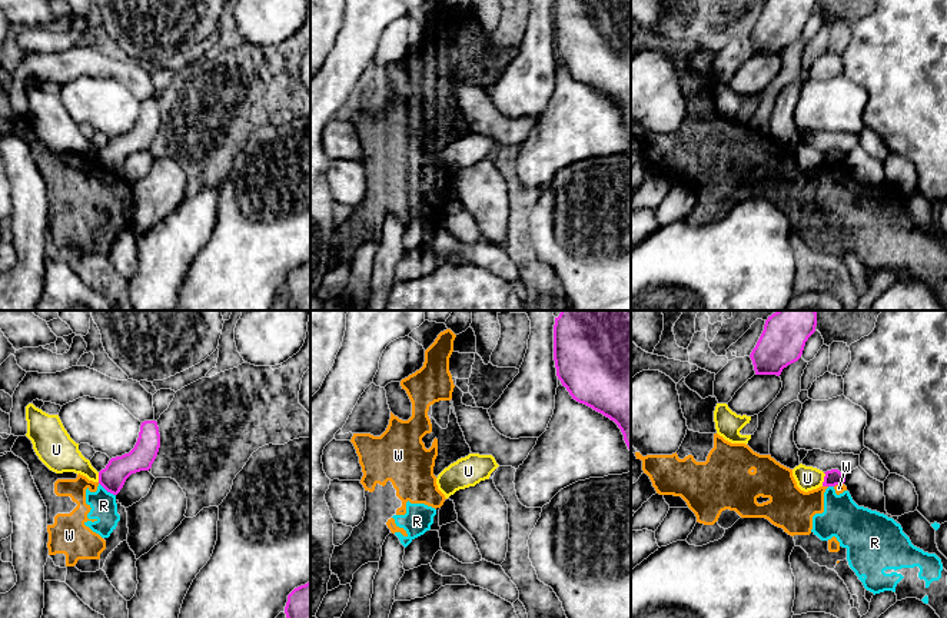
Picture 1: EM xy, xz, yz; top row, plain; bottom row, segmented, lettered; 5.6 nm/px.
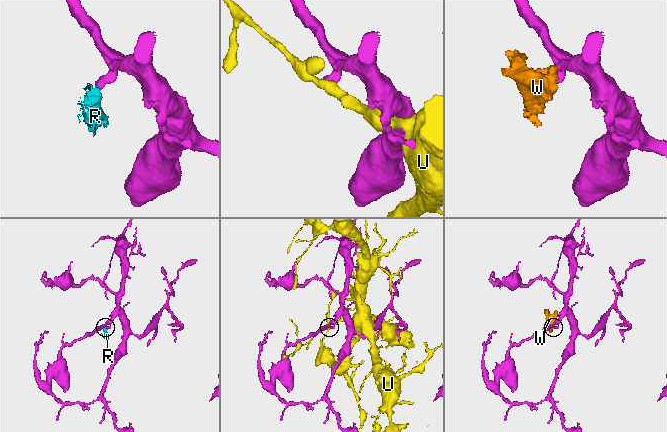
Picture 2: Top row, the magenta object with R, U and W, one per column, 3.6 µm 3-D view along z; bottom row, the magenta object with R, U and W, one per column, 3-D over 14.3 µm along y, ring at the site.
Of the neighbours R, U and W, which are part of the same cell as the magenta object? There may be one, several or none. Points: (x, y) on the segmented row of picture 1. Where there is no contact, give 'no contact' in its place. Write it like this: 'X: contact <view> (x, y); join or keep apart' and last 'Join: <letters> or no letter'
R: contact xy (108, 491); keep apart
U: contact yz (824, 479); keep apart
W: contact yz (826, 485); keep apart
Join: no letter

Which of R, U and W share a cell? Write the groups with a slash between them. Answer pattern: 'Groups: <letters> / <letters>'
Groups: R W / U

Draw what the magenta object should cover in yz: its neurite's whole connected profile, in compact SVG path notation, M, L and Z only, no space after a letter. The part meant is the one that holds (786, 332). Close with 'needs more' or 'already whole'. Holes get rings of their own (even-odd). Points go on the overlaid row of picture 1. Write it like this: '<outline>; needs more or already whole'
M777 310L768 316L750 355L755 375L780 376L784 368L801 358L815 326L815 310Z; already whole

